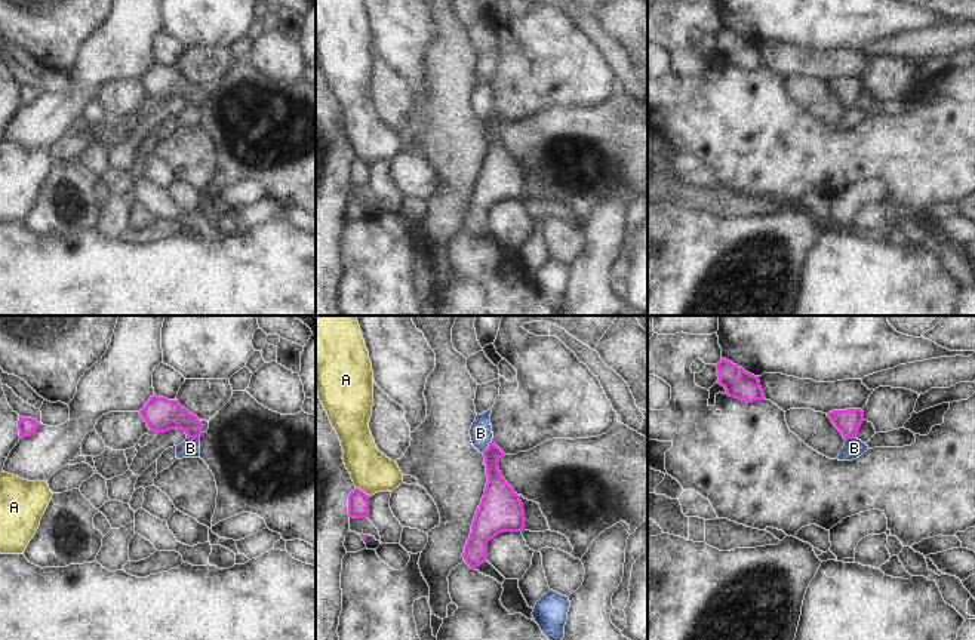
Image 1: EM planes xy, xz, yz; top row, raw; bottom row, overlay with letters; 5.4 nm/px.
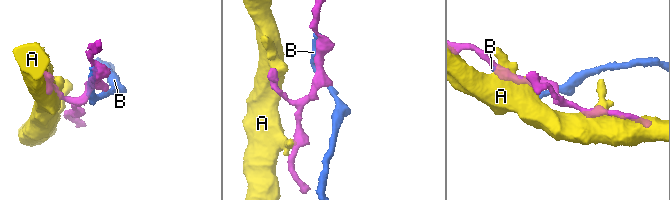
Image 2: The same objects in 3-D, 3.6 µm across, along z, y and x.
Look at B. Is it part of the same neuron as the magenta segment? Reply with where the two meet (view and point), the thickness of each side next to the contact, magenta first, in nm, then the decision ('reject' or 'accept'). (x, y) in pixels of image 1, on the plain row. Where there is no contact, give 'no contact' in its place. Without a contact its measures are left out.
meets magenta in xz at (489, 113); 130 nm thick on the magenta side, 120 nm on the other; reject

